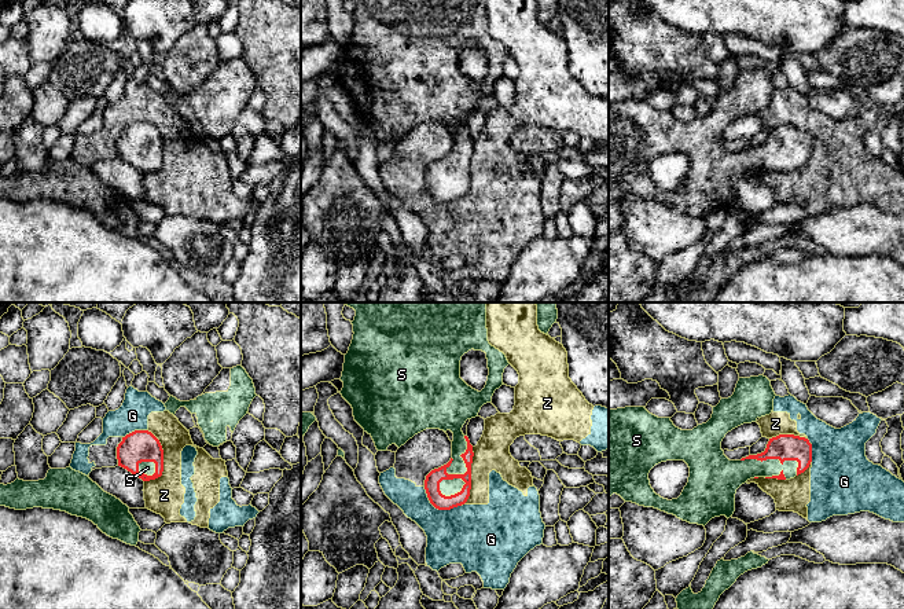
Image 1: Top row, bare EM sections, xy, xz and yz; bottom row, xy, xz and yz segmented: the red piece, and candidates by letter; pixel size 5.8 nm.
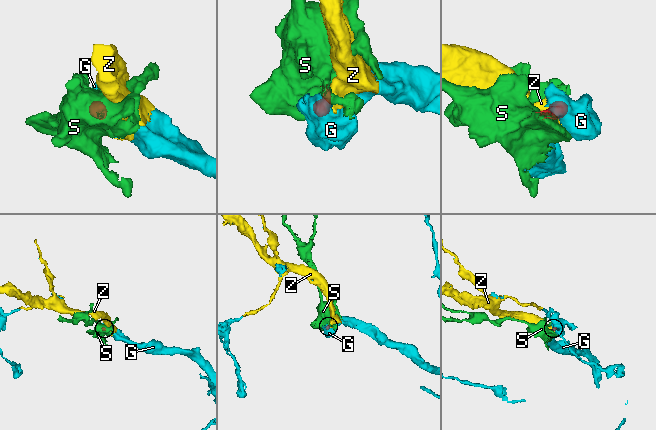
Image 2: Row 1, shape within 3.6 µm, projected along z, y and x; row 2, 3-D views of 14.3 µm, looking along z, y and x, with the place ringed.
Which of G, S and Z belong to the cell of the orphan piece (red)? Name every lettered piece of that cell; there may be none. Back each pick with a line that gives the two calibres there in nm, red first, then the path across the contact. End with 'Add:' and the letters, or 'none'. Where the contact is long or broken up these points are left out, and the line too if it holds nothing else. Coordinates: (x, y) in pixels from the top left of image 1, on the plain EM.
S: 160 nm thick on the red side, 150 nm on the other; runs through yz (785, 139), (775, 150), (770, 156), (735, 165)
Add: S

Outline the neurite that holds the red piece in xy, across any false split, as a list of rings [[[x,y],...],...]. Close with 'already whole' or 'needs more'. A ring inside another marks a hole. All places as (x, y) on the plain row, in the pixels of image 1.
[[[135,122],[117,139],[118,158],[143,173],[155,172],[163,164],[163,142],[159,132],[148,122]]]; needs more

